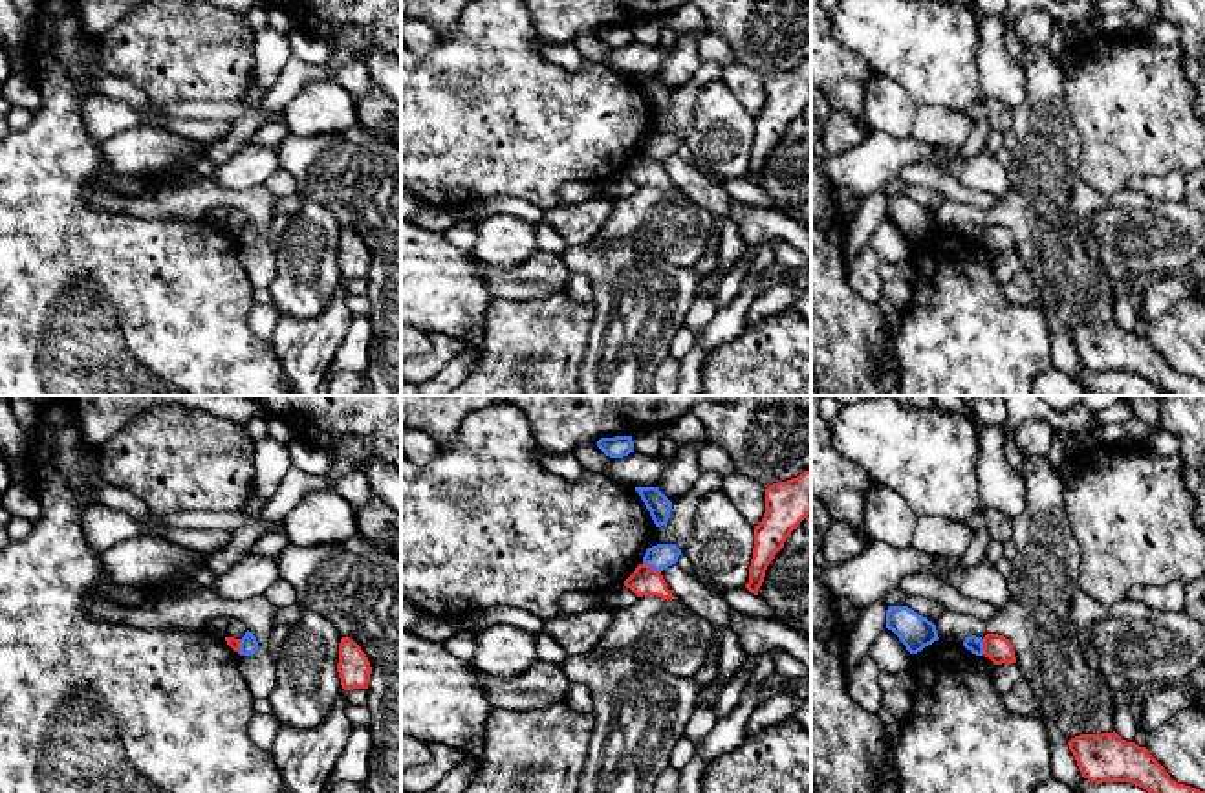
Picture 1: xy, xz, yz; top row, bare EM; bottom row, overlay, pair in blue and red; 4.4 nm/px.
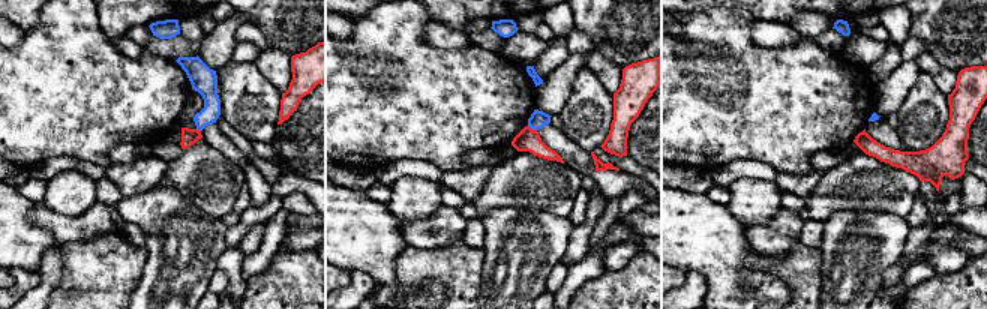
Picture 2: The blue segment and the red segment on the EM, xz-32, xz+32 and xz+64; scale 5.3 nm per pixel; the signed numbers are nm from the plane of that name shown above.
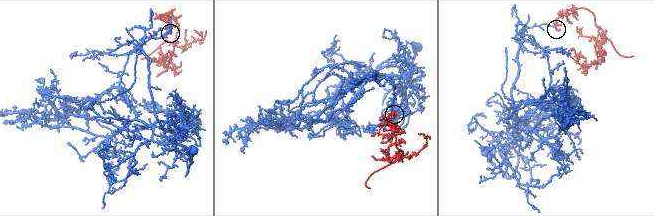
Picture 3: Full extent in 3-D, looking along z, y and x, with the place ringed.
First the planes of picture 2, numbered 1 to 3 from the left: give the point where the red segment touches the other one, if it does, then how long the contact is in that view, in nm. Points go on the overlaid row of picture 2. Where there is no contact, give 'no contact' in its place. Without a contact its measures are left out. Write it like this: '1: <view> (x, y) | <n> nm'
1: xz-32 (198, 129) | 30 nm
2: xz+32 (533, 128) | 60 nm
3: no contact

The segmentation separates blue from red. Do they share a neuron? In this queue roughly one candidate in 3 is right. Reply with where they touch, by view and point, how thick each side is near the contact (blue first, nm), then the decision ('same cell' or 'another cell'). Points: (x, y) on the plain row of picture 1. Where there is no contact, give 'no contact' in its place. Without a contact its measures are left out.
xz (652, 156) | 110/130 nm | another cell

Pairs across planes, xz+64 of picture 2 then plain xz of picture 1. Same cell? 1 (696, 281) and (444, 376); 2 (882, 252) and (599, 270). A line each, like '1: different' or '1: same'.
1: different
2: same

